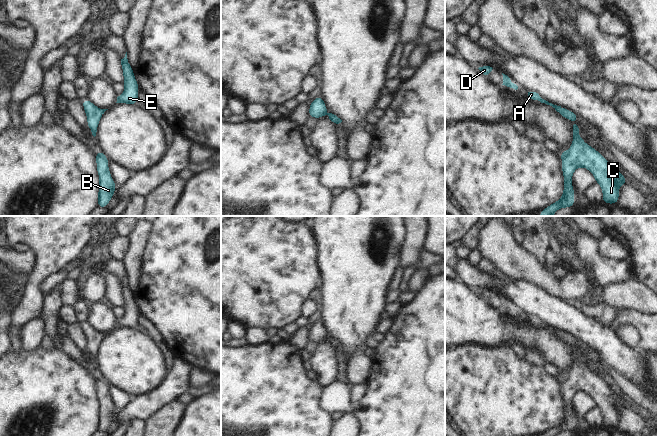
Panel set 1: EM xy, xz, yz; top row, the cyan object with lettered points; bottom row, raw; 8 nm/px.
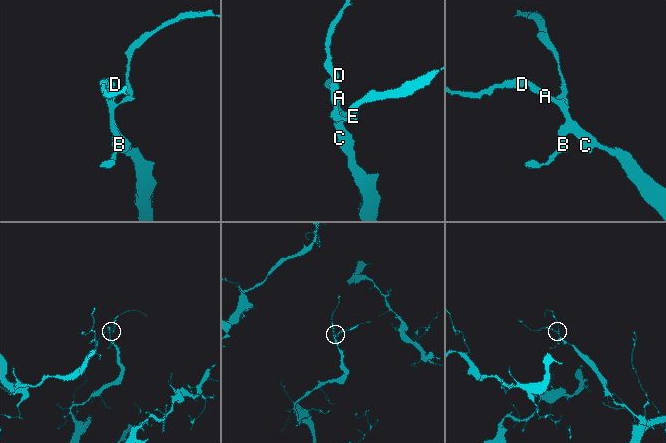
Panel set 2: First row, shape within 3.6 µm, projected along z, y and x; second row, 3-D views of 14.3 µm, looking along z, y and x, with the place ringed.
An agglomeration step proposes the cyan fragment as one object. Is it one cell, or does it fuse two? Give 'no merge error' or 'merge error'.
no merge error

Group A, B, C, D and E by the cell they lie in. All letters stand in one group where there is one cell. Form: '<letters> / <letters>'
A B C D E

